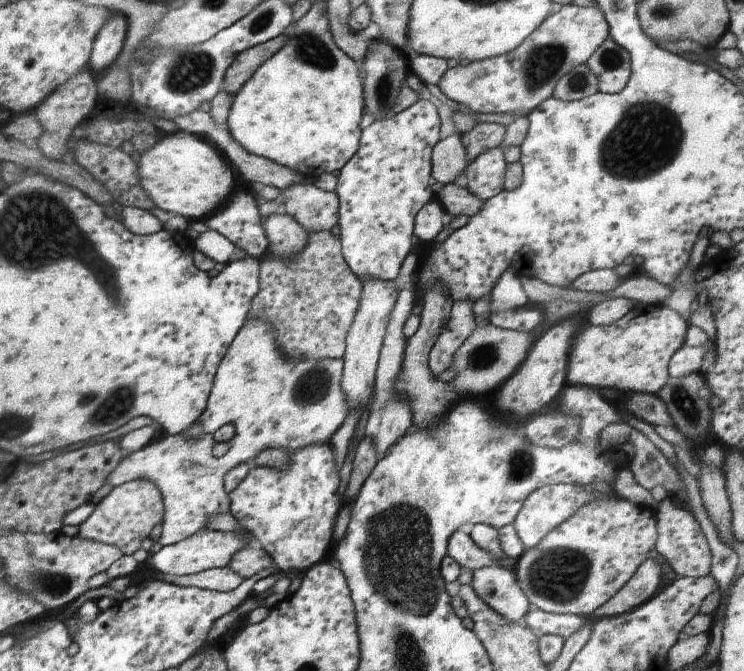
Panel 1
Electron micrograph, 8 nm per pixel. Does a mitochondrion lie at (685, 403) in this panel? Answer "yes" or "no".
yes

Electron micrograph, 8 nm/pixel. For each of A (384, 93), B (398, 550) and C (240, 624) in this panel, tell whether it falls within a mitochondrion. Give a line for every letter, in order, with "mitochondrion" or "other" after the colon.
A: mitochondrion
B: mitochondrion
C: other

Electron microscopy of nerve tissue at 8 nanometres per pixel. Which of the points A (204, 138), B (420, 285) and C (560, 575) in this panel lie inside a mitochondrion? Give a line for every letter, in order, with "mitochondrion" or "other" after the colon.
A: other
B: other
C: mitochondrion

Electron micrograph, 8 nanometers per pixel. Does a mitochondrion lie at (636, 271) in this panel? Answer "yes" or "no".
no

